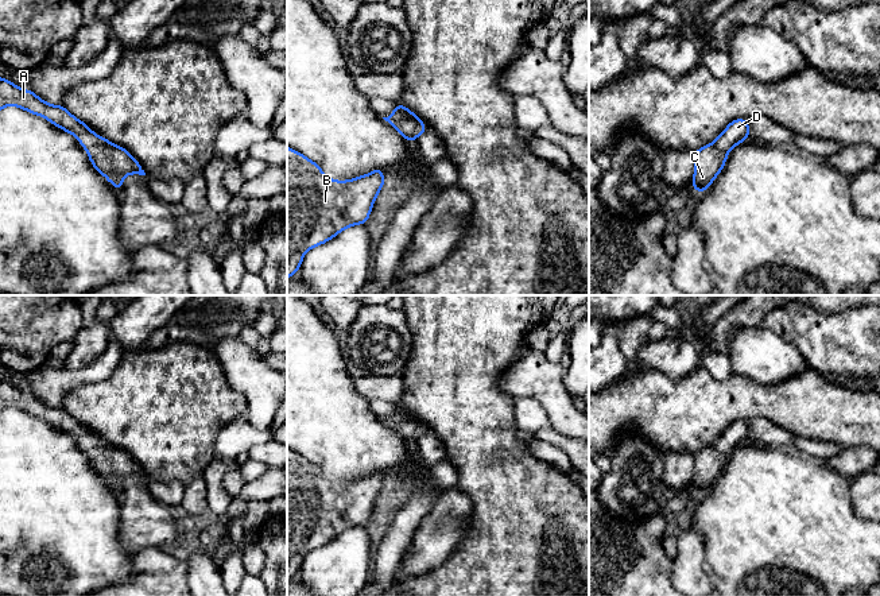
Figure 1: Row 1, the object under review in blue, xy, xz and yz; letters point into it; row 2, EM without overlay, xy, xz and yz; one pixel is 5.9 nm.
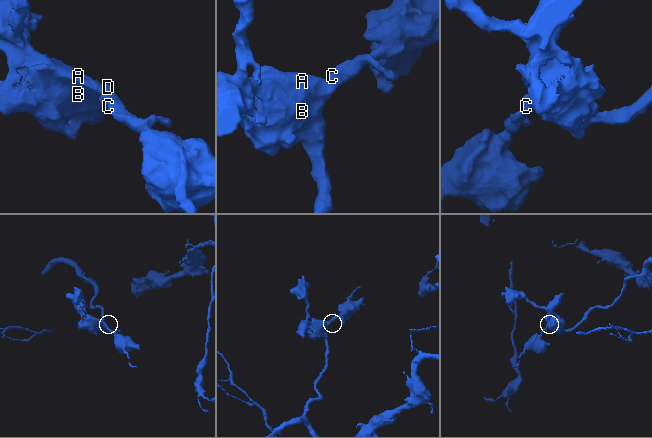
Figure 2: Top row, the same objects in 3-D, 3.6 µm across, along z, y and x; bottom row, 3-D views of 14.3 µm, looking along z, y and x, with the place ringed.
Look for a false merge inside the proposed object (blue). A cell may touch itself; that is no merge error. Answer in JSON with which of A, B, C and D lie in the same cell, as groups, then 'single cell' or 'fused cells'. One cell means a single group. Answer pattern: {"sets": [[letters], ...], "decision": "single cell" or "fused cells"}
{"sets": [["A", "B", "C", "D"]], "decision": "single cell"}

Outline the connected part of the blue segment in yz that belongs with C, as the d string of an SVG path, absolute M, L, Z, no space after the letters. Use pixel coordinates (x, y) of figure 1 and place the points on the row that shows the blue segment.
M736 119L717 136L717 139L698 148L694 152L694 177L693 187L701 194L722 171L728 159L728 152L738 143L748 140L749 125L745 119Z

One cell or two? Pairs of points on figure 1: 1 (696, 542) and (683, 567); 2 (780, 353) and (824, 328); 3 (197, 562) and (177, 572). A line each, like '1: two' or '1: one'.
1: one
2: two
3: two

